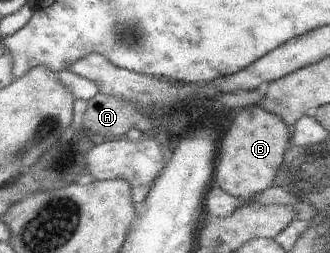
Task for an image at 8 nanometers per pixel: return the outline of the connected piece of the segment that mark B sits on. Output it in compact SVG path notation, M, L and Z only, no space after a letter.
M261 105L237 110L229 130L225 132L217 152L212 174L213 183L241 201L273 186L282 158L287 156L291 144L291 129L276 114L267 112Z

